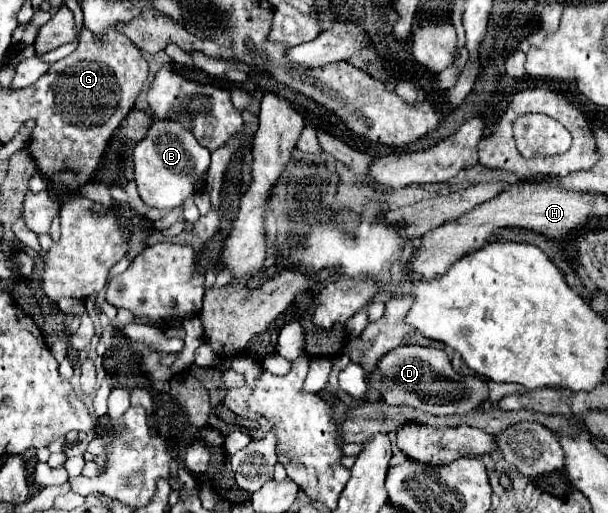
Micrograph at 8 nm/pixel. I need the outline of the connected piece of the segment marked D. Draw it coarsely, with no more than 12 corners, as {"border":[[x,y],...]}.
{"border":[[442,349],[384,353],[368,385],[386,405],[470,413],[486,381],[458,377]]}

